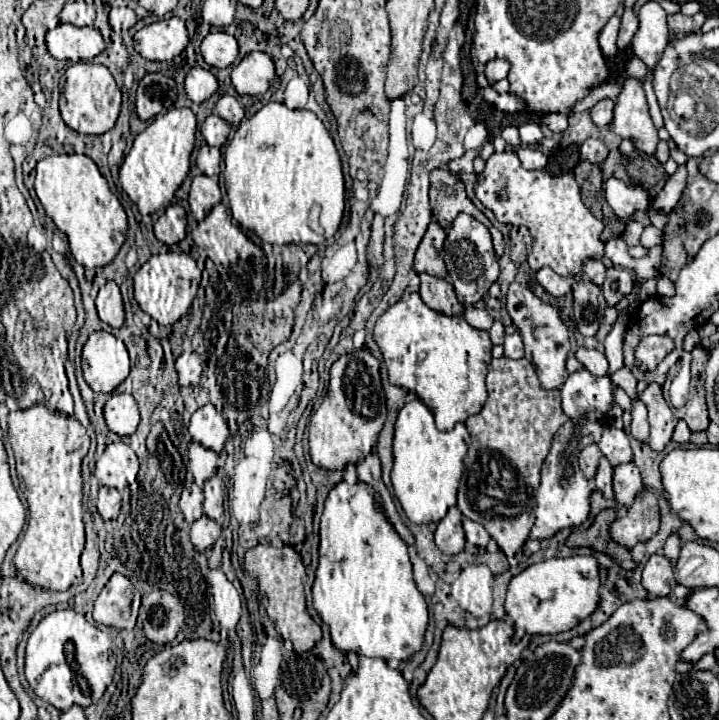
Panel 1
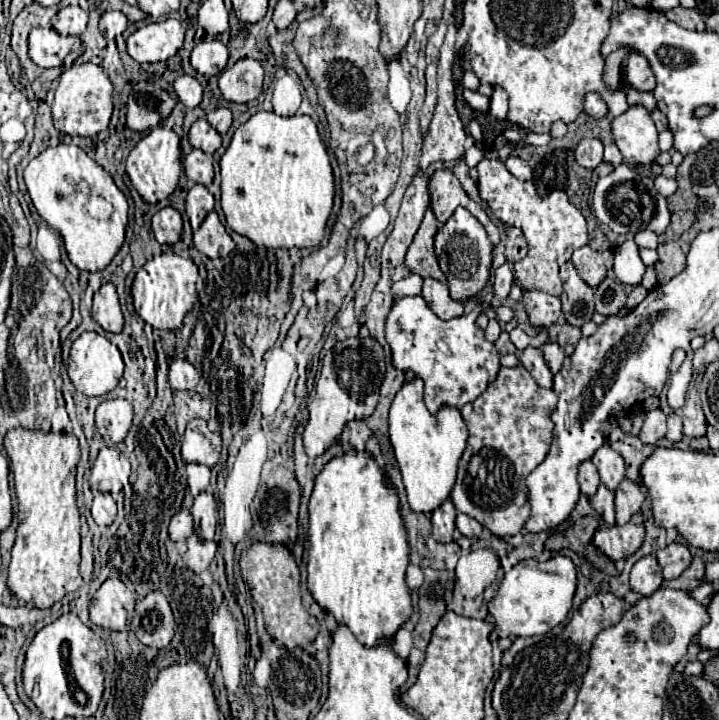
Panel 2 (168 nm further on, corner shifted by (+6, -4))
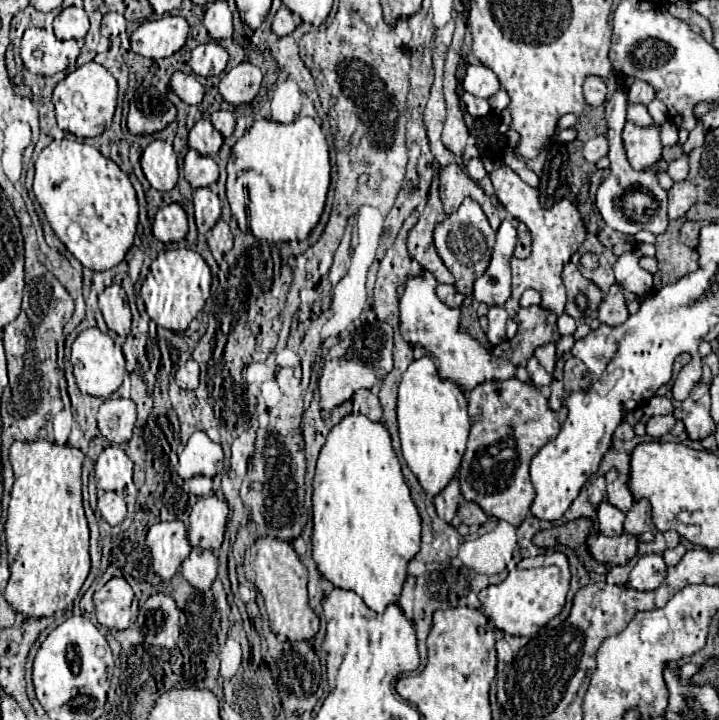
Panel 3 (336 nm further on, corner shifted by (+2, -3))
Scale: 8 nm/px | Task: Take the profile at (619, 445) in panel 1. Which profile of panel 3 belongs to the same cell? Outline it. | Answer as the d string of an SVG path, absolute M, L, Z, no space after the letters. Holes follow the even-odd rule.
M610 468L604 474L604 478L606 478L606 484L608 484L608 496L606 496L606 500L610 504L614 504L616 508L620 508L622 512L628 512L630 506L632 506L634 496L632 496L632 492L630 492L630 488L626 484L620 484L618 470L616 468Z

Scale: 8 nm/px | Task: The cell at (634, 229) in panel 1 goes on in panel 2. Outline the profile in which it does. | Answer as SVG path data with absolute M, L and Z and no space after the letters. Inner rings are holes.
M624 241L614 253L614 275L624 285L640 285L646 267L638 255L638 245Z

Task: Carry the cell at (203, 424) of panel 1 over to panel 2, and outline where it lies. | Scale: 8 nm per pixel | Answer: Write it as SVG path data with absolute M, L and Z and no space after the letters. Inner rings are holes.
M194 419L188 423L180 451L184 463L200 463L206 467L214 467L220 459L220 451L222 439L218 433L208 431L204 419Z

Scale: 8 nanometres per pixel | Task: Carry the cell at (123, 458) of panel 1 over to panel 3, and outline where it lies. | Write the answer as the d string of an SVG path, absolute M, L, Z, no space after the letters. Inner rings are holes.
M106 446L100 456L98 464L94 466L94 480L98 472L98 488L100 490L114 490L122 498L126 498L128 504L132 504L136 496L136 488L132 482L132 460L126 456L126 452L118 446Z

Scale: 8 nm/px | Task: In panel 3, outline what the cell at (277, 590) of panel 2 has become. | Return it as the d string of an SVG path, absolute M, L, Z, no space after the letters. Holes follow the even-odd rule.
M276 538L256 540L254 546L248 548L246 552L244 570L246 570L246 578L254 582L258 592L262 594L270 618L270 628L278 638L300 642L300 640L312 640L316 636L320 628L320 620L316 612L308 606L308 594L306 594L308 570L296 556L290 542L280 542Z

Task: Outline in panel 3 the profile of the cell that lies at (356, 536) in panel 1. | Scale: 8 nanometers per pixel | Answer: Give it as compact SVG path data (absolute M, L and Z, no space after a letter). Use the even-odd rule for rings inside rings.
M350 414L332 428L318 456L312 502L312 558L322 578L330 580L334 588L356 592L374 612L384 612L390 604L396 604L408 576L408 562L420 550L420 516L400 472L388 430L382 422L370 422L362 414Z

